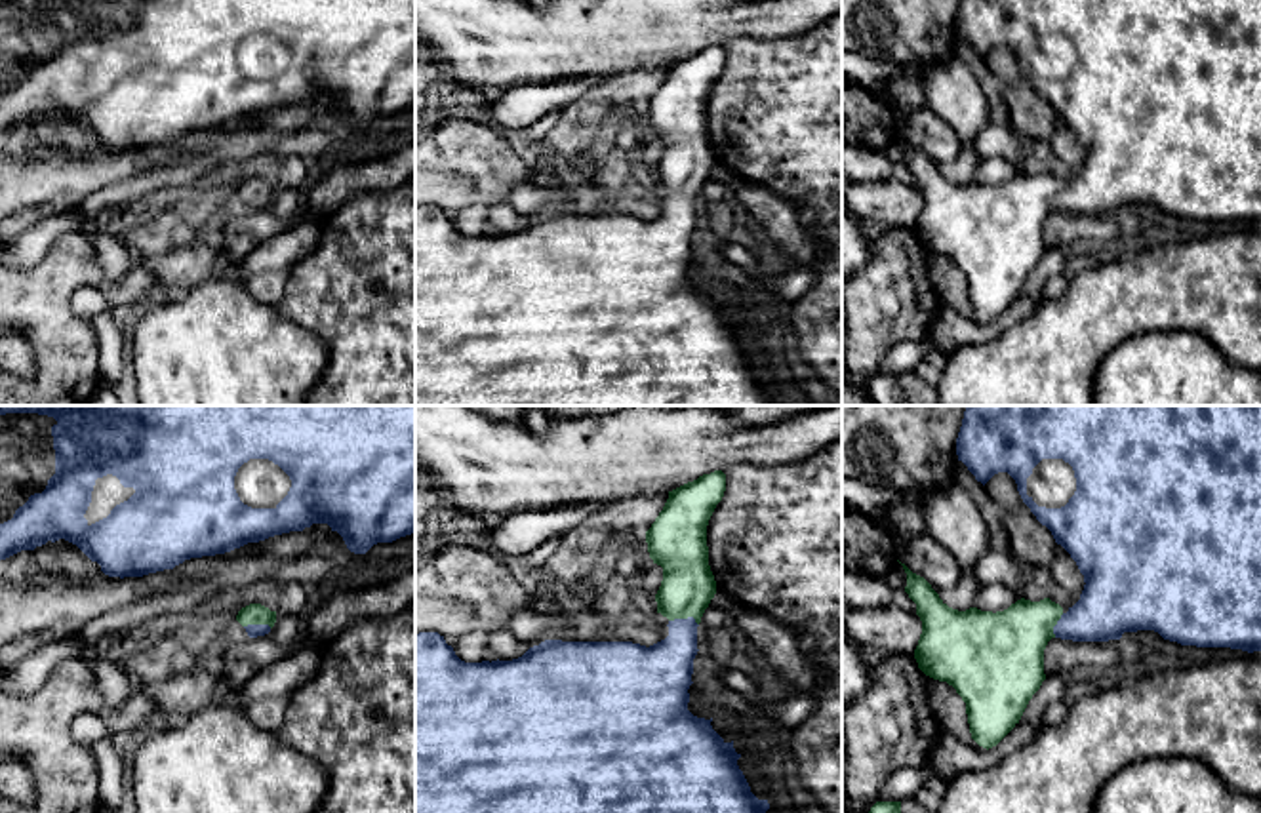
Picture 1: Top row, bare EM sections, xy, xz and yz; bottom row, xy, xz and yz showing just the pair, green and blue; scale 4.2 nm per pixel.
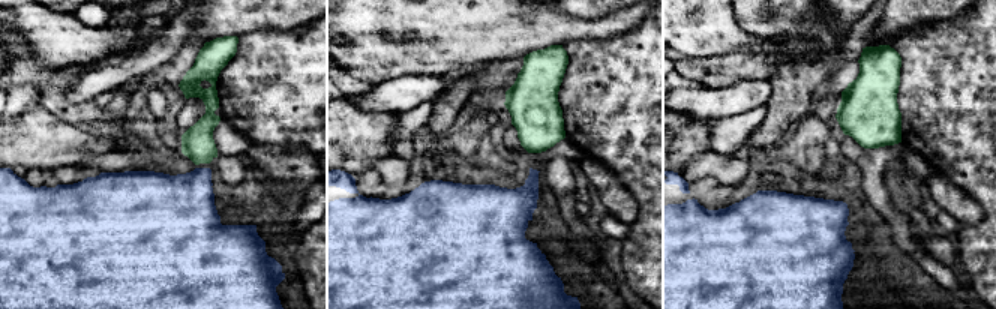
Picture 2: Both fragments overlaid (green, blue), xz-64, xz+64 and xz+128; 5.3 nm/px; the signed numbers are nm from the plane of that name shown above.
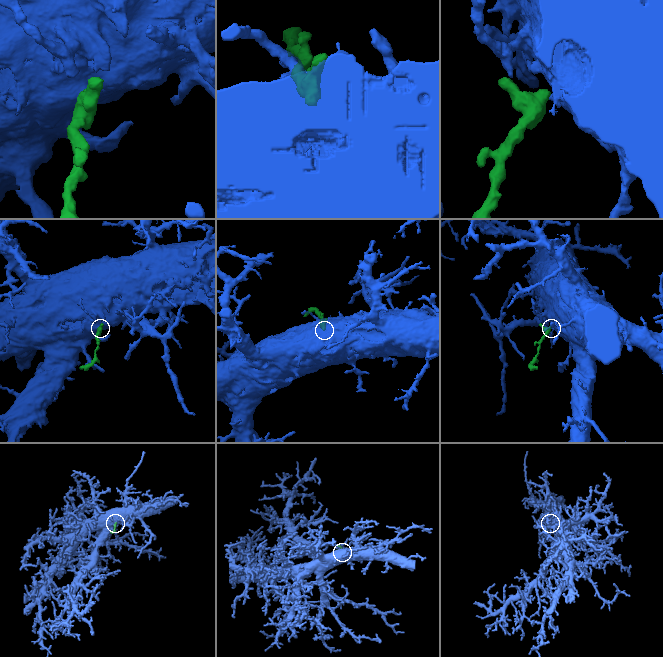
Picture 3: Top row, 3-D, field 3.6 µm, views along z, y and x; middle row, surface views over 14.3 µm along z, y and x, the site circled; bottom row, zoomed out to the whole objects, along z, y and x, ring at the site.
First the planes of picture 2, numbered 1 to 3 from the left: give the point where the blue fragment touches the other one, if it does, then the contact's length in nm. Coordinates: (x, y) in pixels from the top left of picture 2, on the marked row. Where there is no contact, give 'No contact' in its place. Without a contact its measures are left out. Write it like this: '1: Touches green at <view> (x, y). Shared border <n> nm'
1: No contact
2: No contact
3: No contact

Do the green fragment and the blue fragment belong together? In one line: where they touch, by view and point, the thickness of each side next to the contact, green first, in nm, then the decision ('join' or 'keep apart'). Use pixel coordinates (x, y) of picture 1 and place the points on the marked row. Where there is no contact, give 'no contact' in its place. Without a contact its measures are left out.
contact xz (684, 617); calibres 220 and 240 nm; join

